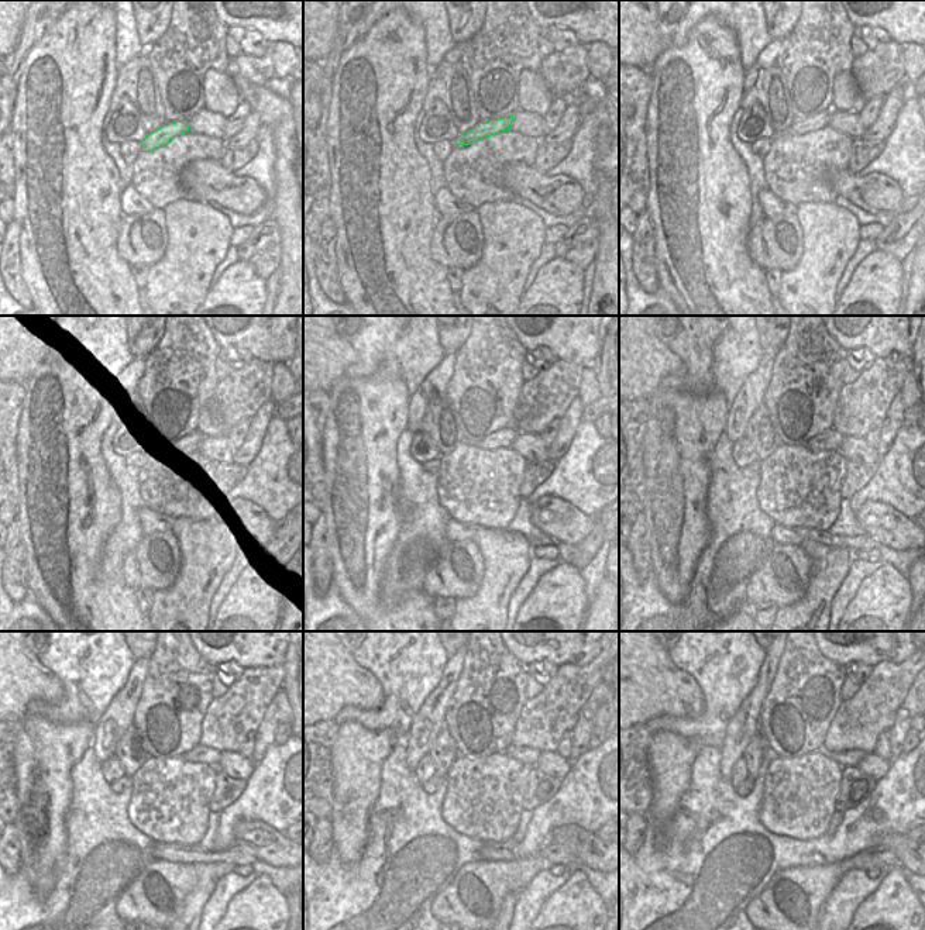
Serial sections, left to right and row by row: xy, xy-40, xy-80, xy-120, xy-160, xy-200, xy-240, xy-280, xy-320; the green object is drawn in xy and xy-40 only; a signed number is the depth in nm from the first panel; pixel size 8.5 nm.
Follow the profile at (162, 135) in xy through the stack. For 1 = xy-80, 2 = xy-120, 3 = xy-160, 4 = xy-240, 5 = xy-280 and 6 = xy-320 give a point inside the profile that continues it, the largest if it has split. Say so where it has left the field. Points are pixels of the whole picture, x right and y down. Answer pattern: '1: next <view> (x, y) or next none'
1: next xy-80 (818, 121)
2: next xy-120 (175, 441)
3: next xy-160 (504, 438)
4: next xy-240 (210, 757)
5: next xy-280 (528, 757)
6: next xy-320 (850, 757)

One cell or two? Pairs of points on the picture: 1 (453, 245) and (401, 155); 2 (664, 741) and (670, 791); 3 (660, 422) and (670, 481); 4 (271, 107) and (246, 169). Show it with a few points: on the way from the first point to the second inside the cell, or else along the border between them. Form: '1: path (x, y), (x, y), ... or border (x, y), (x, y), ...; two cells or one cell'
1: border (437, 220), (429, 252); two cells
2: path (670, 754), (670, 778); one cell
3: path (670, 436), (670, 467); one cell
4: border (261, 124), (271, 130), (277, 157); two cells

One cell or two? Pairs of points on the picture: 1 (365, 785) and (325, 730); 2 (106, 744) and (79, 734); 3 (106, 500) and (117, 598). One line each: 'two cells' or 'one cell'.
1: two cells
2: two cells
3: one cell

